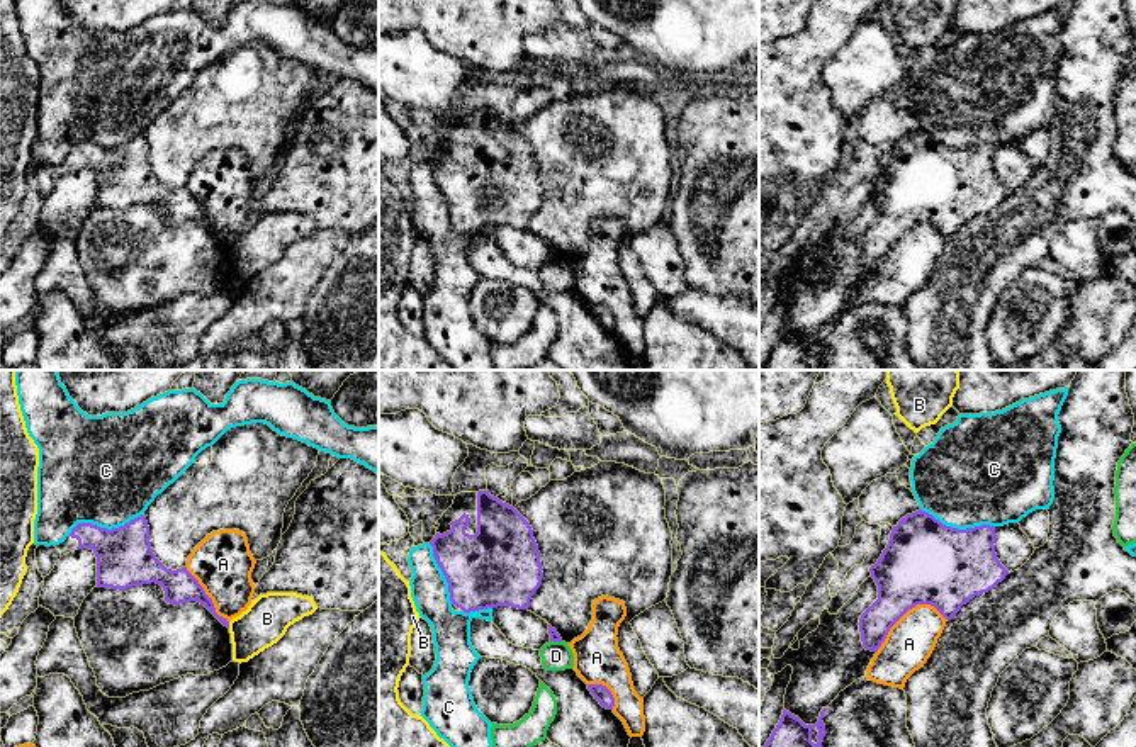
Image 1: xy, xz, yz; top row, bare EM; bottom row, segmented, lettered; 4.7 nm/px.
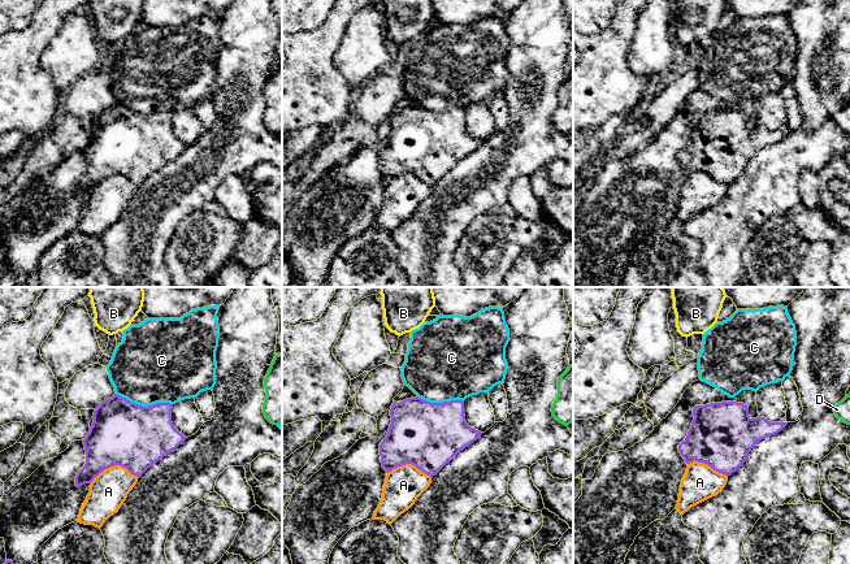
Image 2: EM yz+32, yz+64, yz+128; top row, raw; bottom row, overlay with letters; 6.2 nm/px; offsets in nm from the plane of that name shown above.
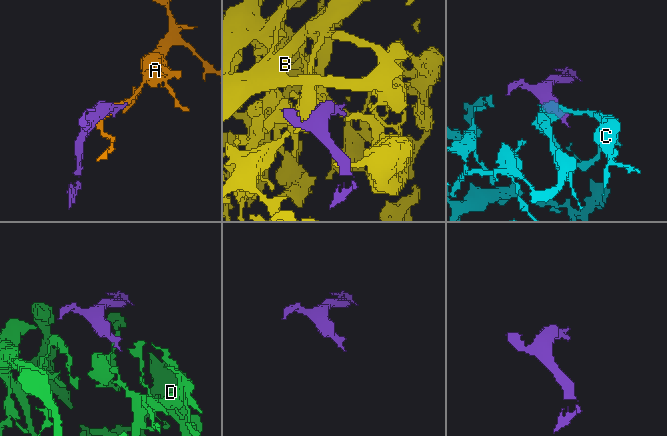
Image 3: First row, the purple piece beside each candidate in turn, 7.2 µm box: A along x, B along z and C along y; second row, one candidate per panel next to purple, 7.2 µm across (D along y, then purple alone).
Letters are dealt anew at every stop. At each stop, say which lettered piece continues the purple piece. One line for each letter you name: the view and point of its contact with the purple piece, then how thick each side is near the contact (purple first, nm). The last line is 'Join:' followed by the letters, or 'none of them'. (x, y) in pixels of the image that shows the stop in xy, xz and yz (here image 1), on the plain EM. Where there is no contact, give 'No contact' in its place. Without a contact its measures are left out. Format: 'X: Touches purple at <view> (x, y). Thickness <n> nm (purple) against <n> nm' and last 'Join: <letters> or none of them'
Join: none of them

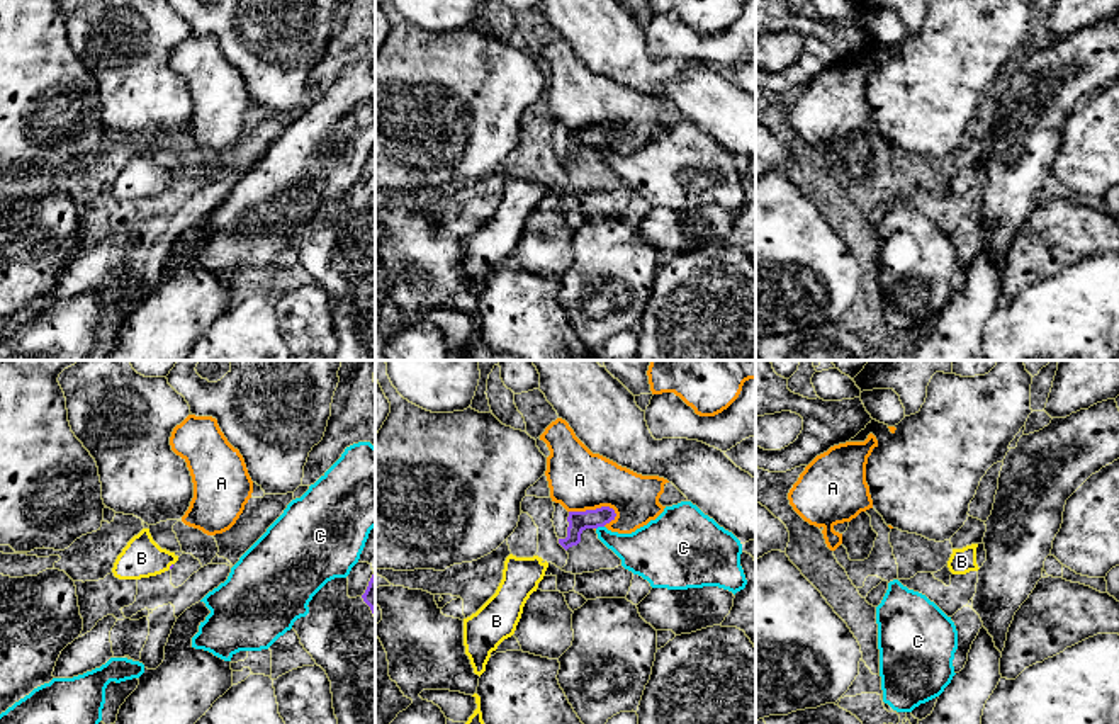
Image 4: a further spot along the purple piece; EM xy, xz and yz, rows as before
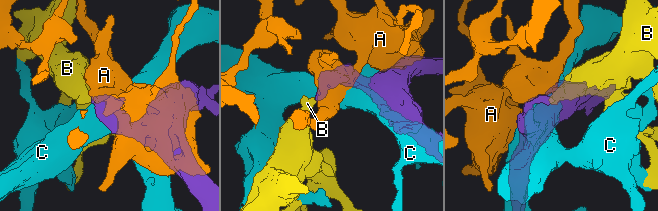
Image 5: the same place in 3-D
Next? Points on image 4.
B: Touches purple at xy (170, 186). Thickness 20 nm (purple) against 190 nm
Join: B

